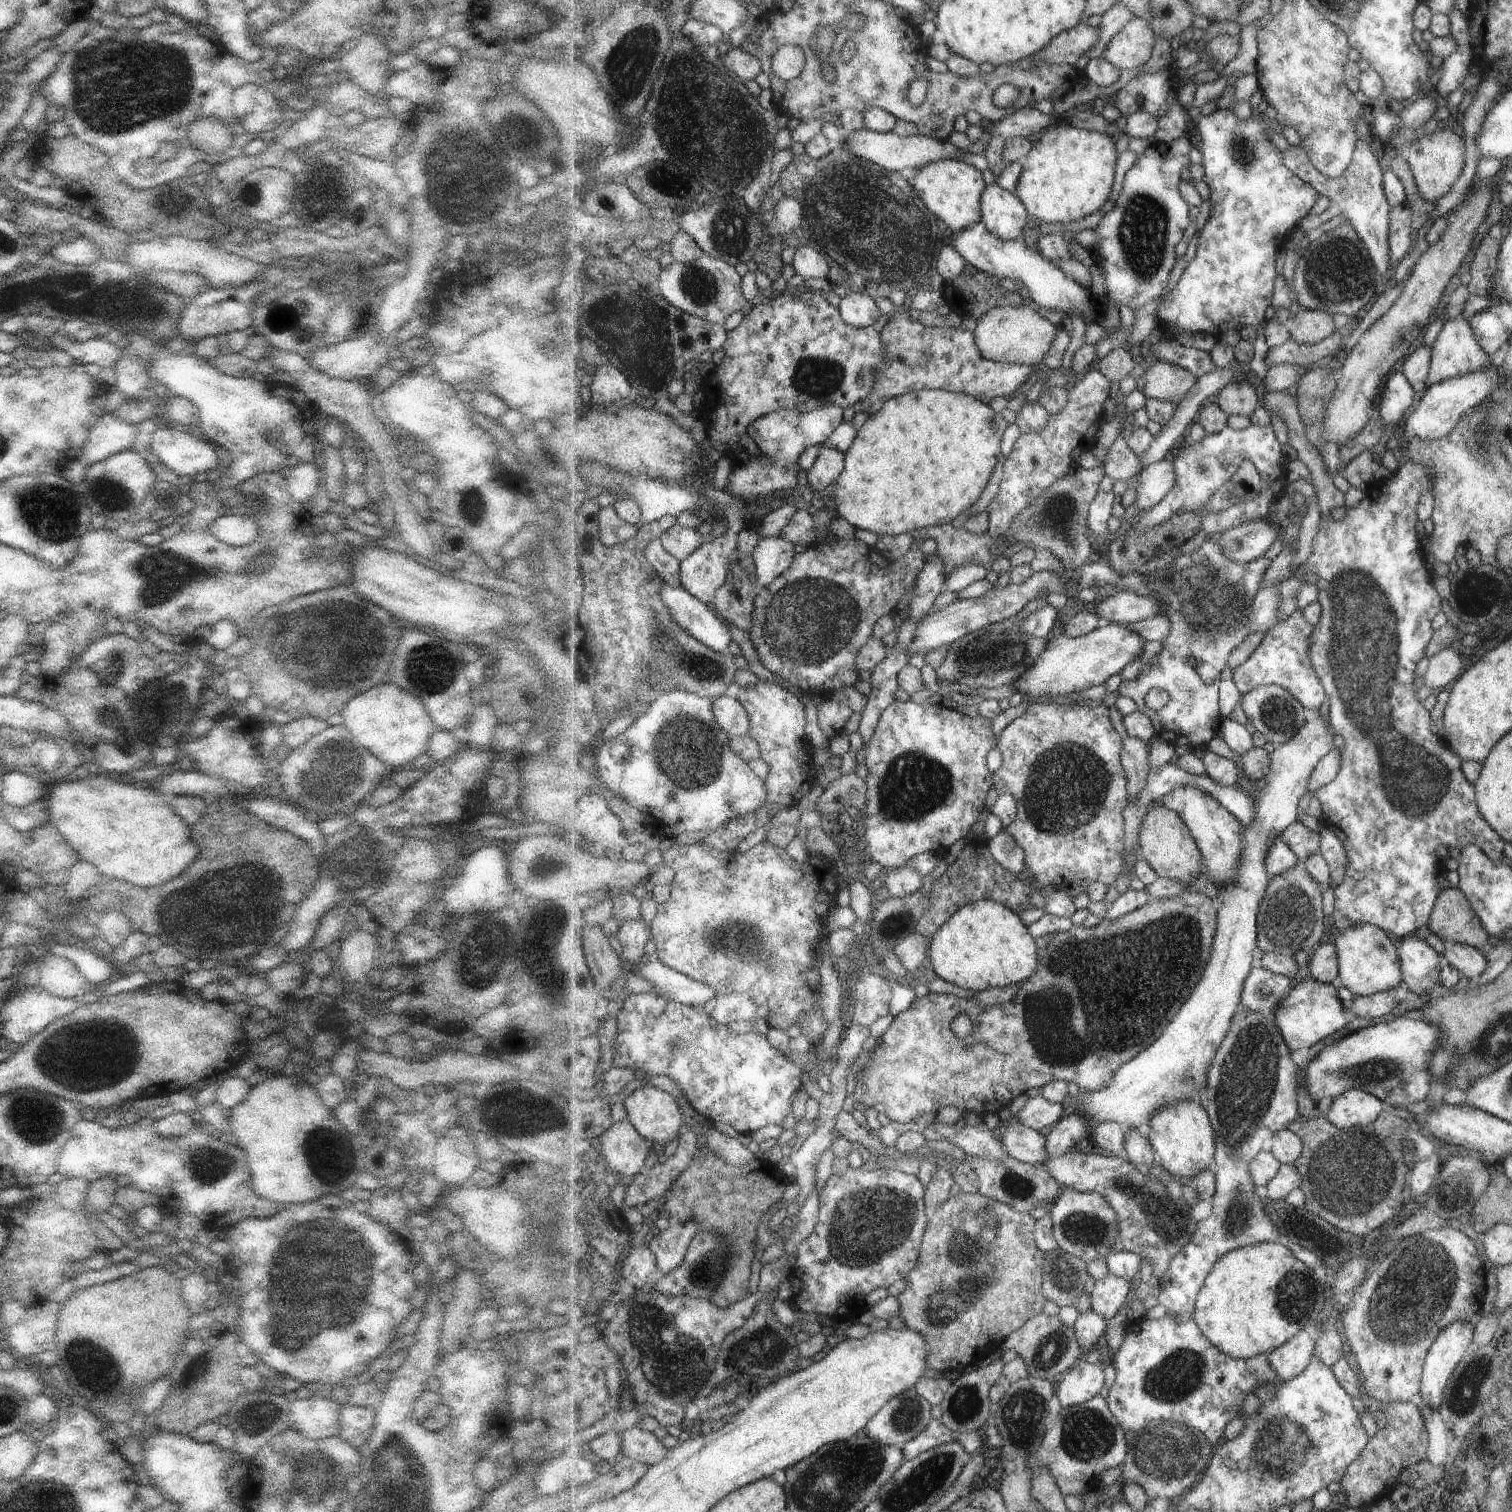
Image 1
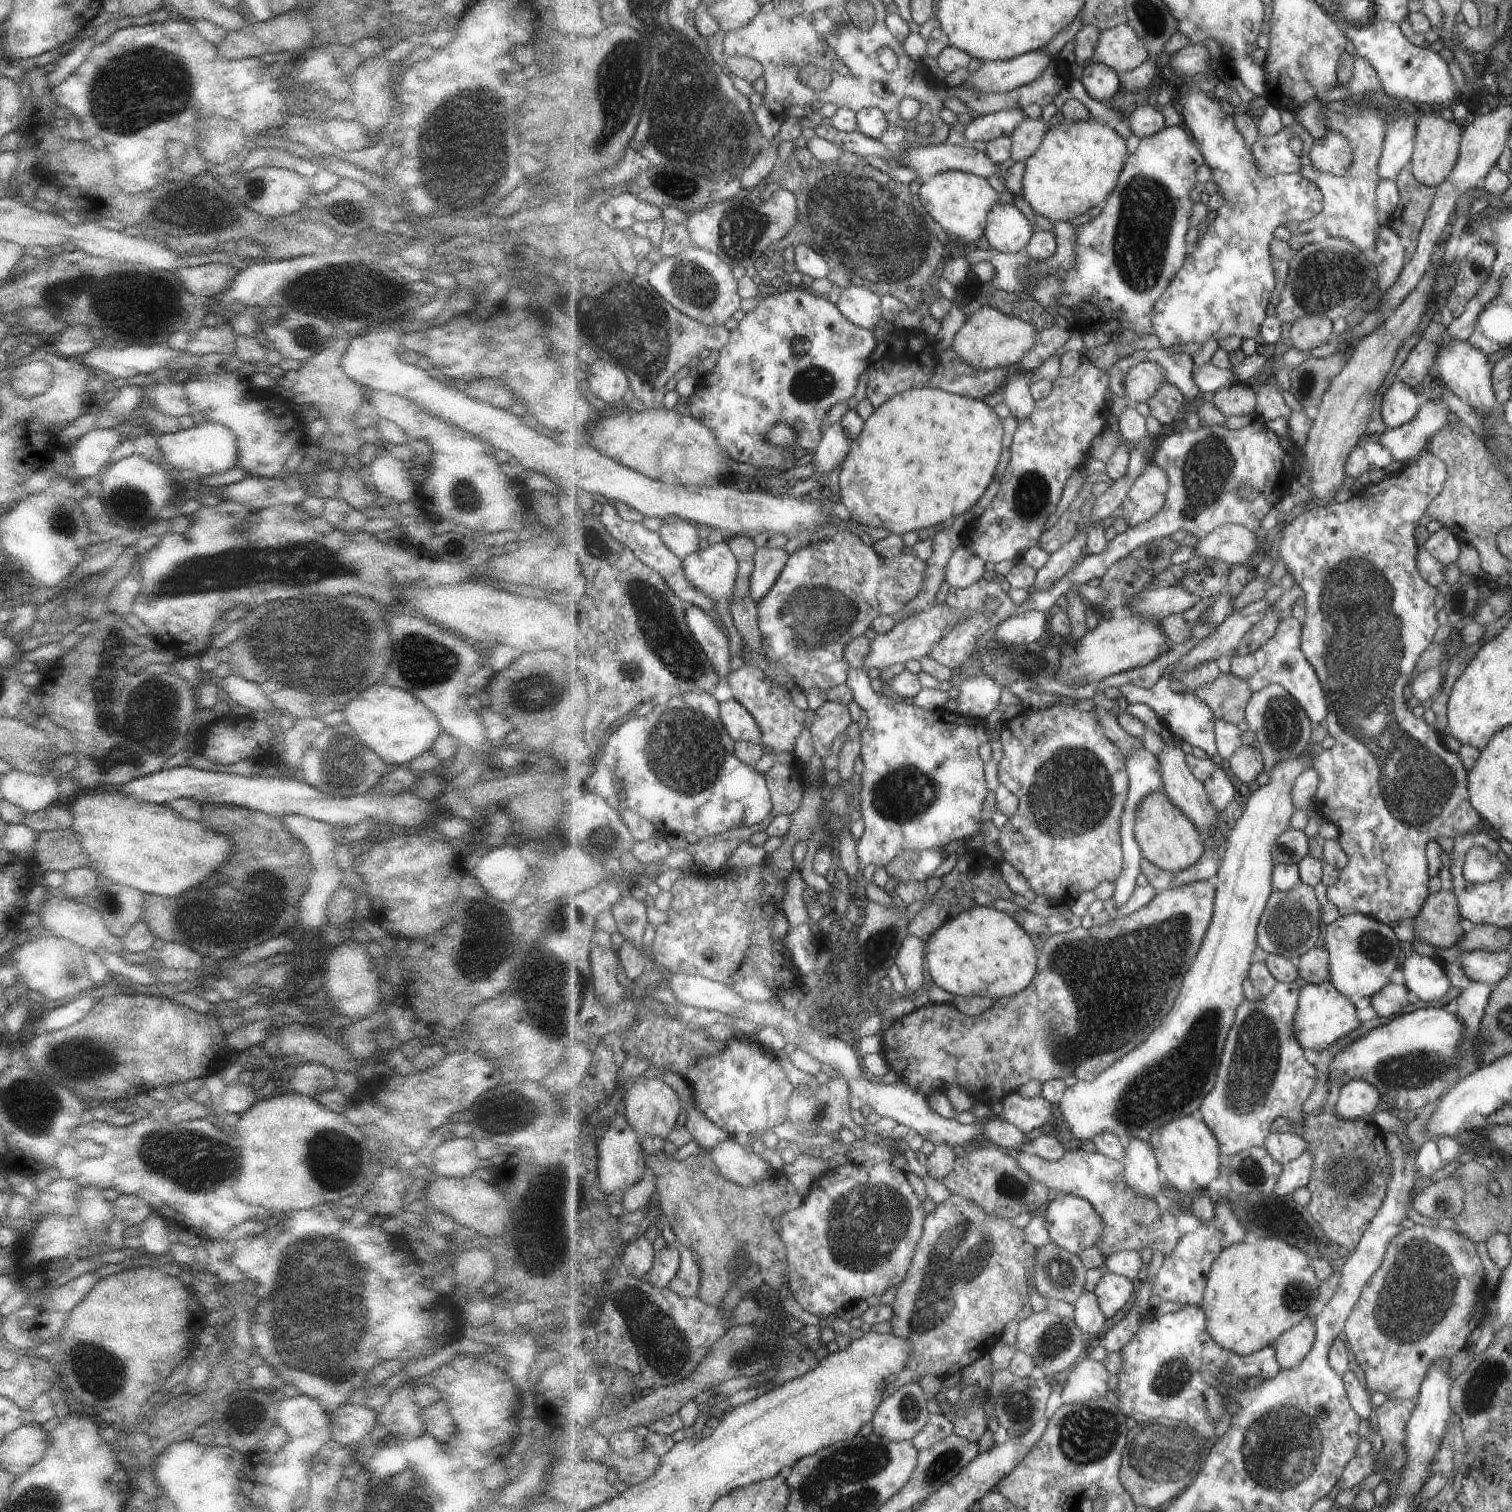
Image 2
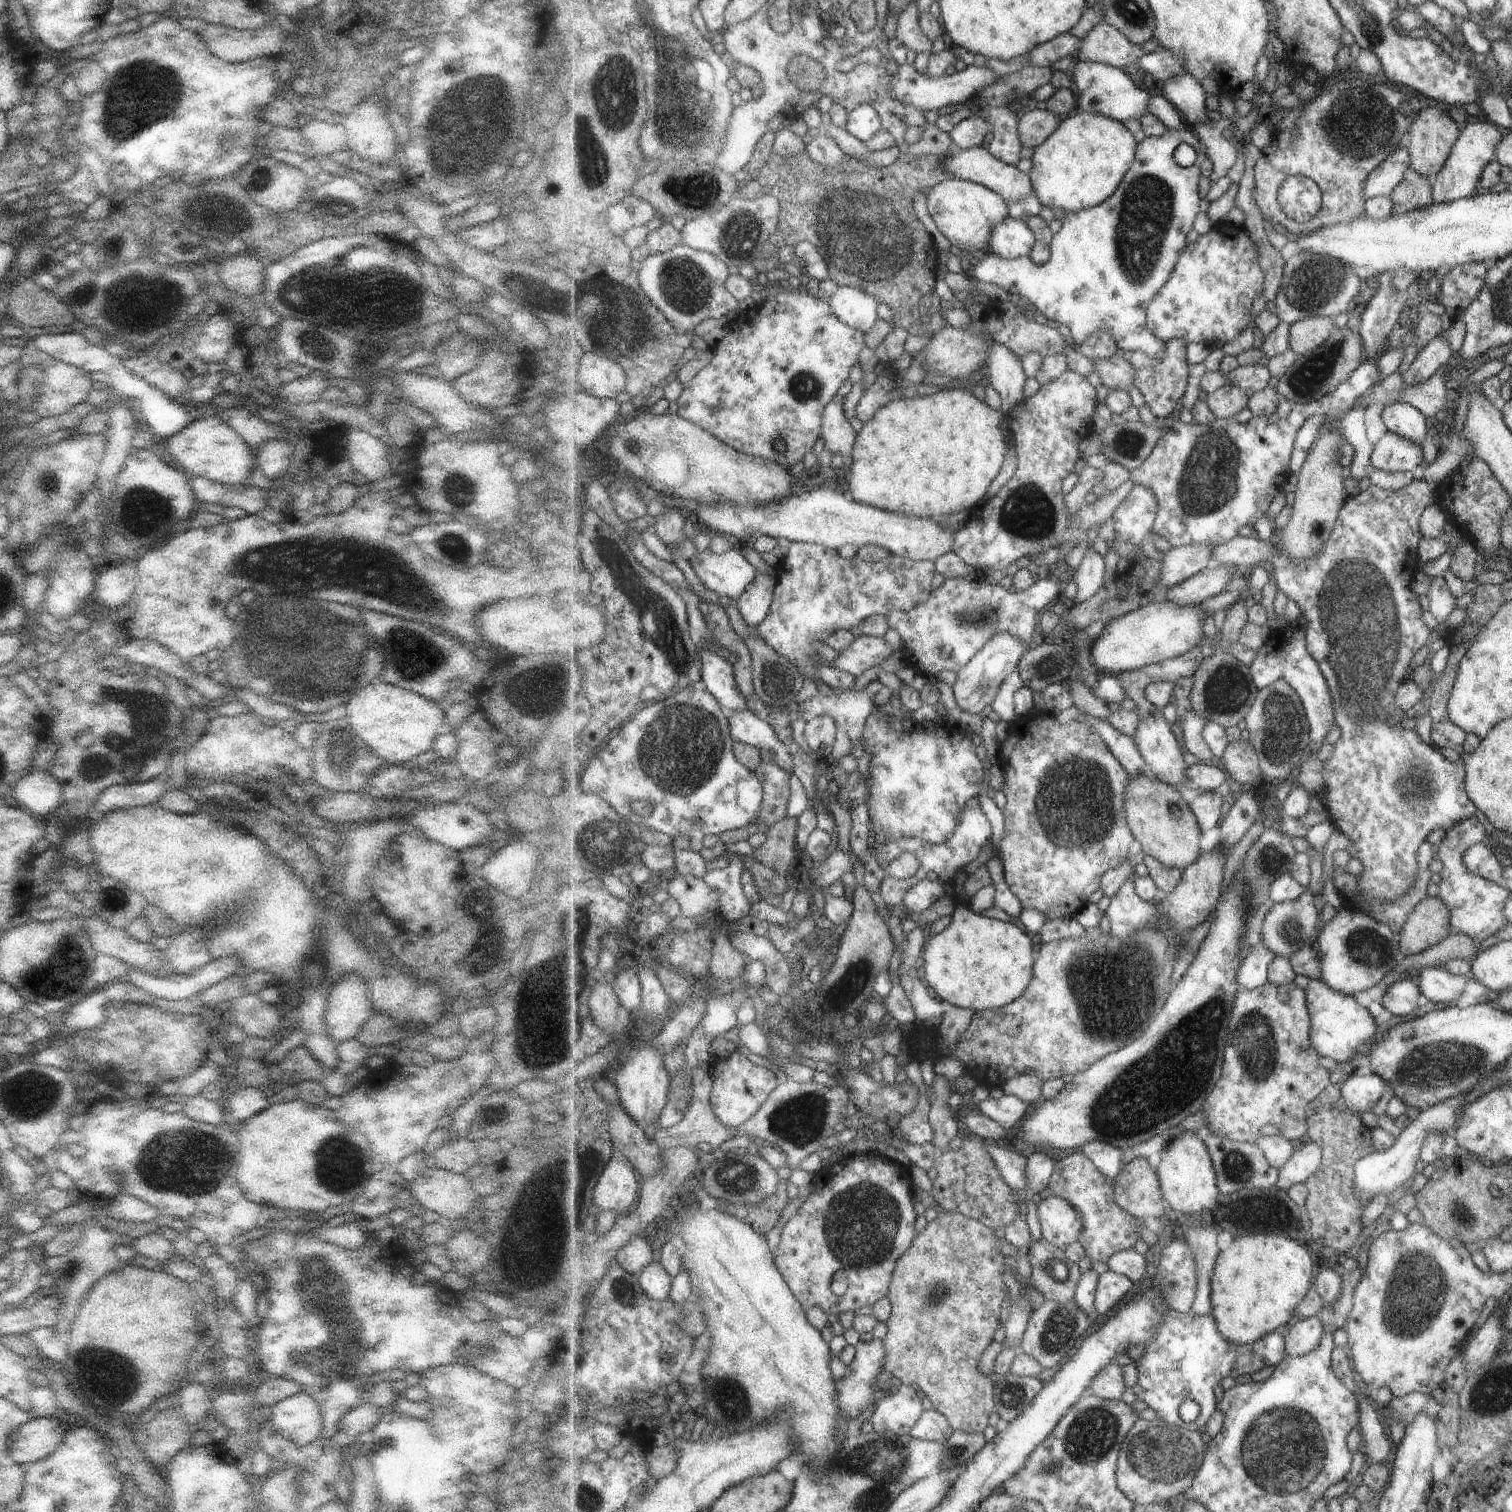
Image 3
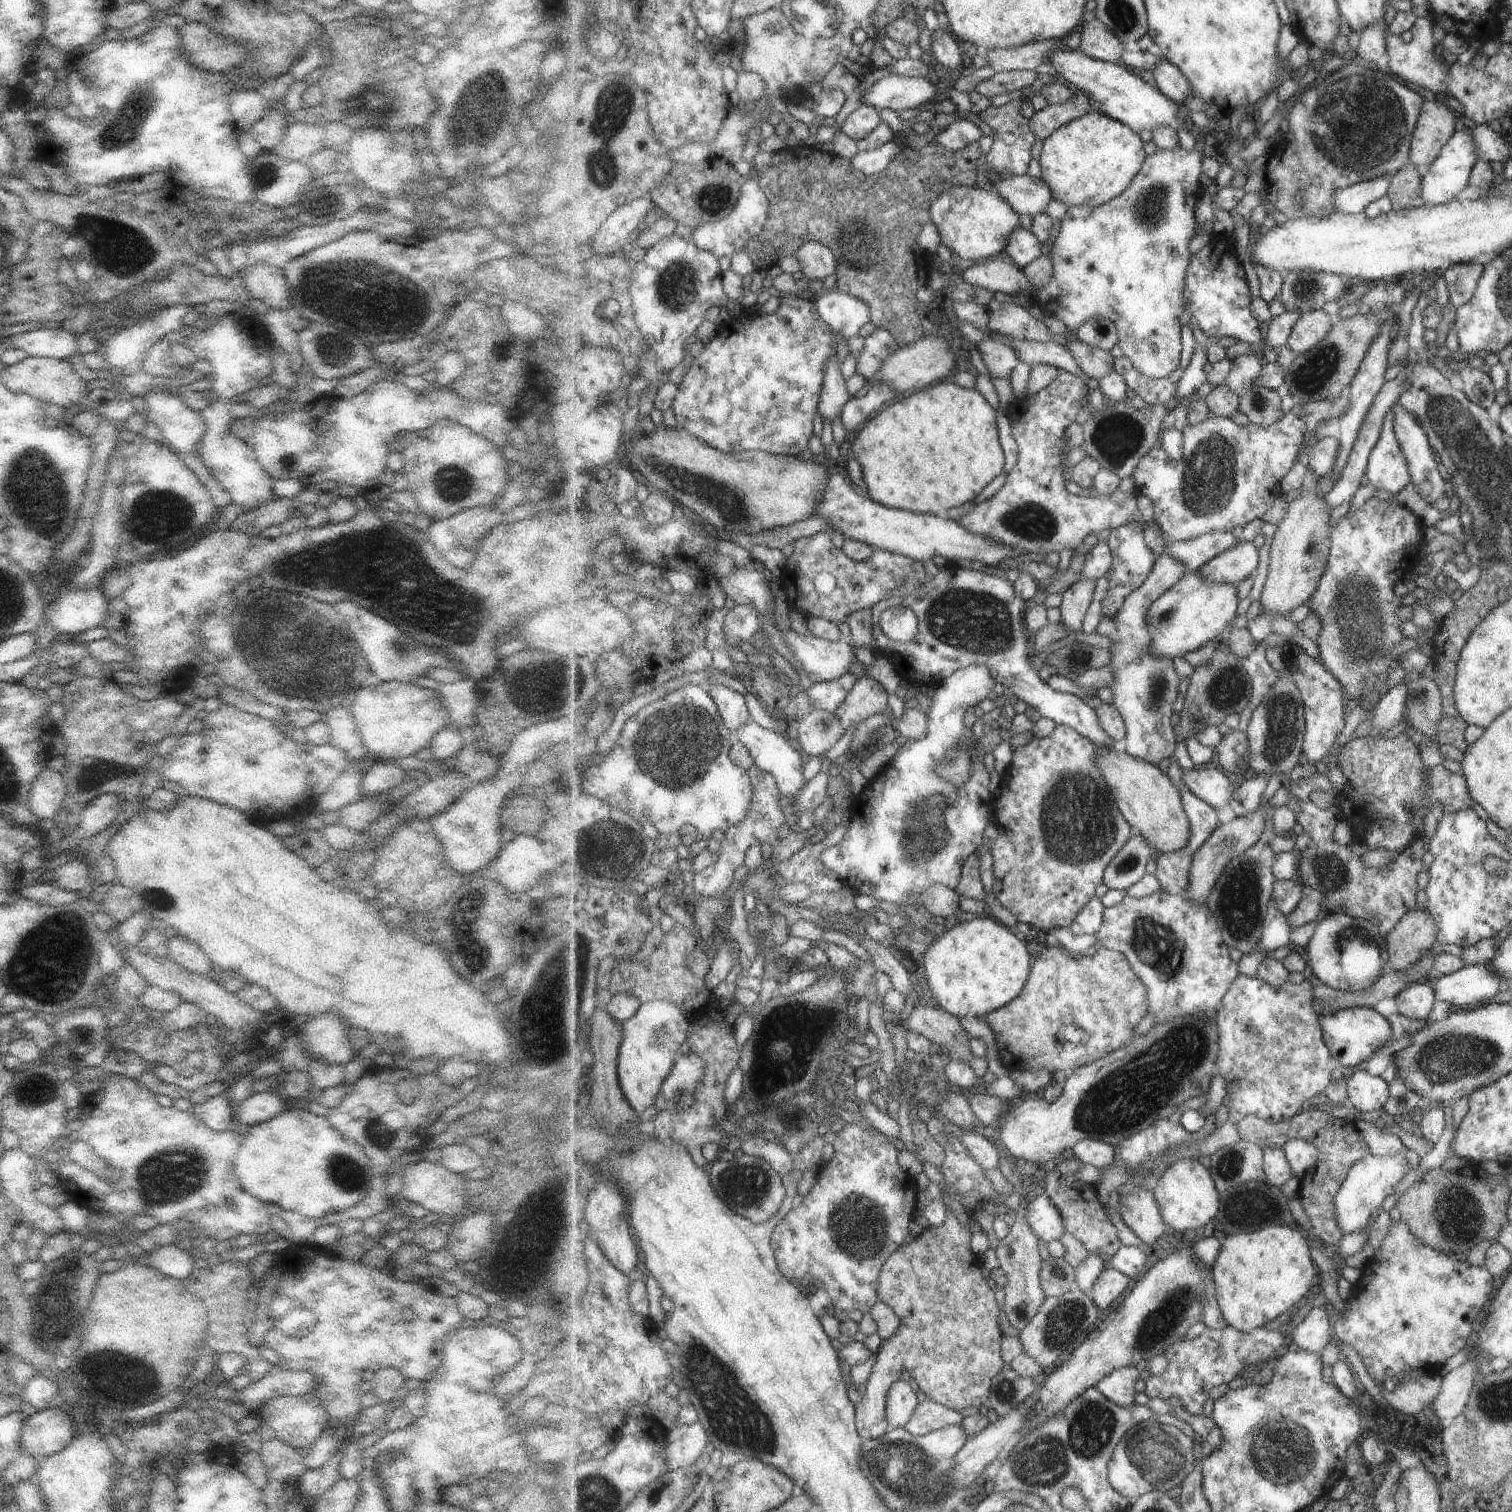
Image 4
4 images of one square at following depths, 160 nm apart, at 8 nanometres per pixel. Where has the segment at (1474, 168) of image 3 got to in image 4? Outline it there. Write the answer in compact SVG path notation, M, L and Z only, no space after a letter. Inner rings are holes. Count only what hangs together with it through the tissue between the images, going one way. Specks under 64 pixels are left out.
M1470 130L1457 131L1436 162L1423 174L1424 200L1434 205L1452 201L1469 186L1469 175L1477 159L1477 144Z

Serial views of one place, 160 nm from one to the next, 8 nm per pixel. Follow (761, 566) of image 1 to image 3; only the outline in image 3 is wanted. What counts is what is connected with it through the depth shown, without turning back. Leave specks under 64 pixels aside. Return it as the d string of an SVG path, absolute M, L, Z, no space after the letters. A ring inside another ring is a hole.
M758 572L751 586L738 598L739 612L749 626L756 628L769 614L776 584L775 576Z

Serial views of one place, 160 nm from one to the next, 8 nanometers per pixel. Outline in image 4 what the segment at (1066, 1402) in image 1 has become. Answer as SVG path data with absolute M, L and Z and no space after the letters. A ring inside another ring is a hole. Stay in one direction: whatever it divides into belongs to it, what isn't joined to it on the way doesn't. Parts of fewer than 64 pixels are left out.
M1133 1366L1123 1367L1101 1379L1096 1387L1109 1400L1127 1406L1134 1403L1133 1400L1135 1400L1135 1394L1137 1394L1135 1384L1137 1384L1139 1378L1145 1378L1145 1375Z

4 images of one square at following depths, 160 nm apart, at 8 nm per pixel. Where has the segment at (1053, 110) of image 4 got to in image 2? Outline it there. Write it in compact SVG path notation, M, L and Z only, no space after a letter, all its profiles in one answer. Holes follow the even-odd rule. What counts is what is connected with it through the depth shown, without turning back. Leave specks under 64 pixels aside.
M1025 118L1015 132L1011 134L1013 140L1011 159L1015 163L1027 161L1040 148L1051 125L1042 118Z

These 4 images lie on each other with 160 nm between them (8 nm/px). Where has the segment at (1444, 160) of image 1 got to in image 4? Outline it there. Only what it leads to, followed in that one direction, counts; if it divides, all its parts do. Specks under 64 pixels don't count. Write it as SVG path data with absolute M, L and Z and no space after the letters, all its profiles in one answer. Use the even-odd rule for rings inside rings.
M1441 99L1441 102L1437 102L1437 100L1425 101L1412 136L1409 162L1415 165L1421 174L1425 174L1439 158L1444 146L1456 135L1455 130L1457 128L1455 128L1454 111L1444 99Z

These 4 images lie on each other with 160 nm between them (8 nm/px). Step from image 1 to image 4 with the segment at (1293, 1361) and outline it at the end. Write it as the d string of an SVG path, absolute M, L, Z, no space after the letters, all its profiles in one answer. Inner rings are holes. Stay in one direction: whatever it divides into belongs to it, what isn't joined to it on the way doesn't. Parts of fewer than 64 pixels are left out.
M1328 1306L1314 1308L1291 1331L1286 1332L1286 1342L1290 1347L1320 1353L1334 1338L1331 1312Z

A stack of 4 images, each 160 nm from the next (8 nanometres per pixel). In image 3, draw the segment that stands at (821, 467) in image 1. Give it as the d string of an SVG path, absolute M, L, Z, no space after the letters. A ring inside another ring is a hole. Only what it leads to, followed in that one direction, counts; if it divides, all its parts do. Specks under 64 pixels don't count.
M837 394L836 398L825 407L822 438L826 450L849 458L852 456L858 432L851 426L845 414L844 400Z

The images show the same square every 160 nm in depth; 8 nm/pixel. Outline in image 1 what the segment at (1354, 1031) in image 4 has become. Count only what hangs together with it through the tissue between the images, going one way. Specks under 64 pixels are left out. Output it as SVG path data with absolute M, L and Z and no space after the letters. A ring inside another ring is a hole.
M1312 977L1300 980L1277 1010L1277 1026L1292 1052L1311 1049L1311 1046L1321 1043L1321 1040L1342 1030L1350 1022L1348 1004L1339 998L1339 990L1332 983L1323 983Z

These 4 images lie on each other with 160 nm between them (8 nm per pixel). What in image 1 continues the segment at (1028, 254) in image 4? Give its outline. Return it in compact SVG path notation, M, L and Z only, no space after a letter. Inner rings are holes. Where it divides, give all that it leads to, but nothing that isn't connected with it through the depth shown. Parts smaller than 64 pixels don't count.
M994 183L988 186L981 203L982 222L991 234L1005 241L1023 237L1031 217L1016 193Z

